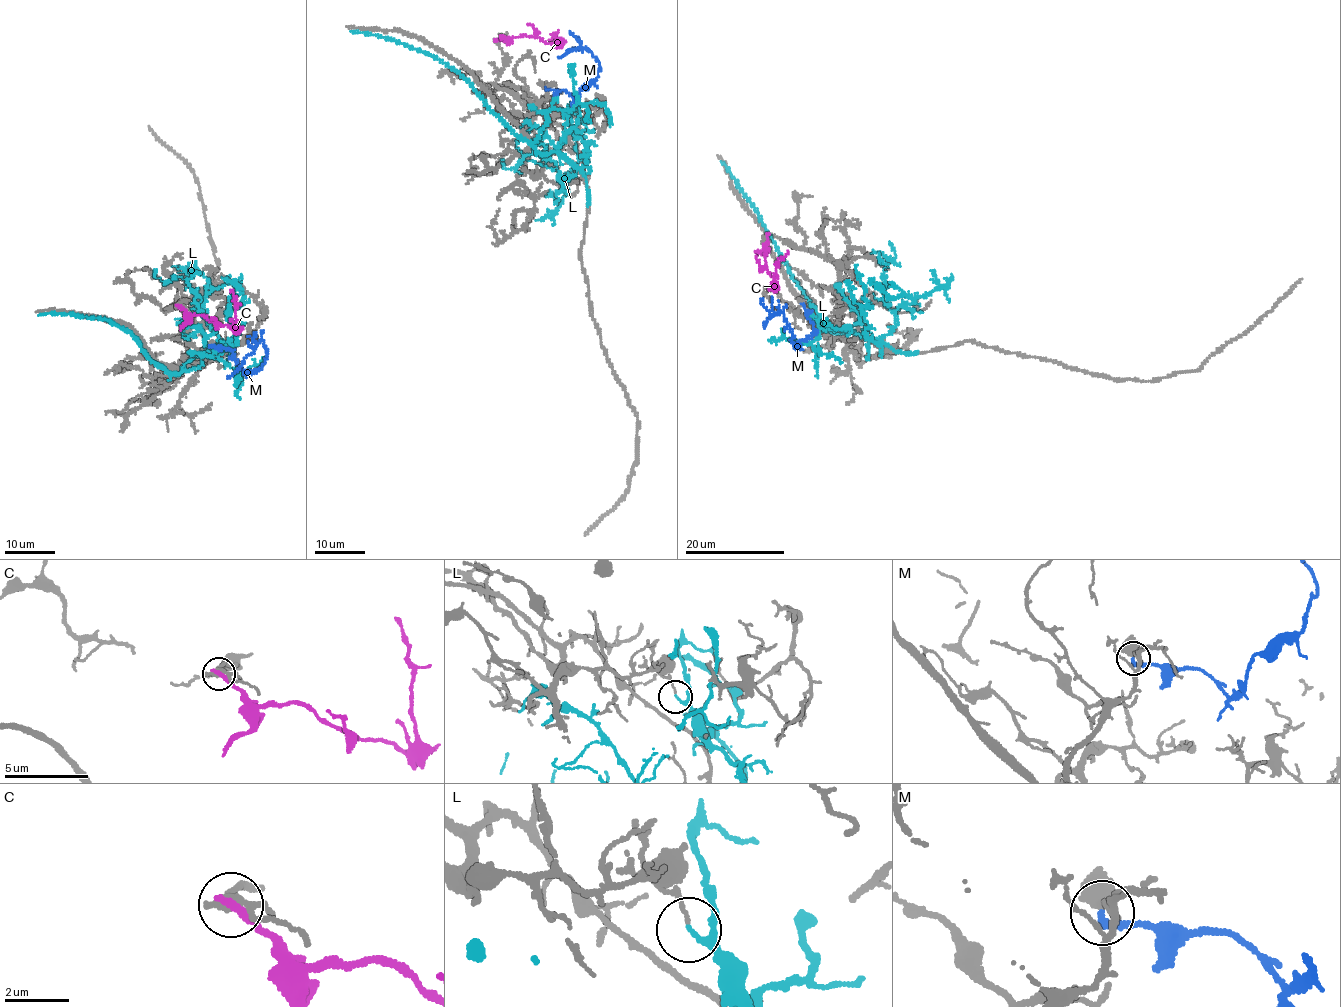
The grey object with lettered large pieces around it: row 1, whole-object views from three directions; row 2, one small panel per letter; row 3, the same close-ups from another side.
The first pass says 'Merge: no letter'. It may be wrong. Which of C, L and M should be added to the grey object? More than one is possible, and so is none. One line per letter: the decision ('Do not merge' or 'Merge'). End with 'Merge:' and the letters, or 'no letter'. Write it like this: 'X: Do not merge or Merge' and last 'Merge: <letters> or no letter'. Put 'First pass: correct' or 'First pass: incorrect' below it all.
C: Do not merge
L: Do not merge
M: Do not merge
Merge: no letter
First pass: correct

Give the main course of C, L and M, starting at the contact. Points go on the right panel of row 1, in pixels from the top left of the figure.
C: (767, 235), (765, 265), (776, 286), (776, 262), (788, 250)
L: (853, 298), (866, 321), (865, 335), (878, 344), (854, 329), (835, 332), (789, 272), (721, 161)
M: (802, 304), (814, 329), (798, 346), (793, 346), (792, 330), (781, 311), (771, 315), (763, 328)

